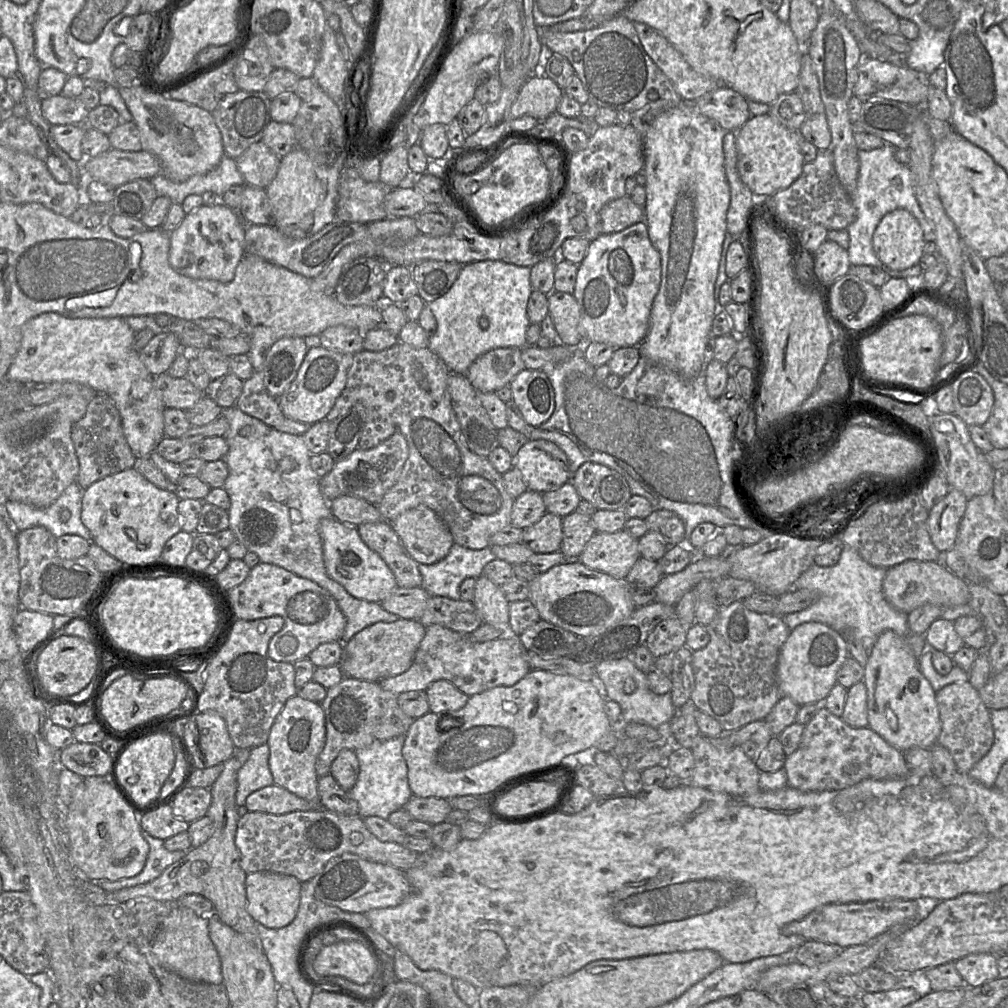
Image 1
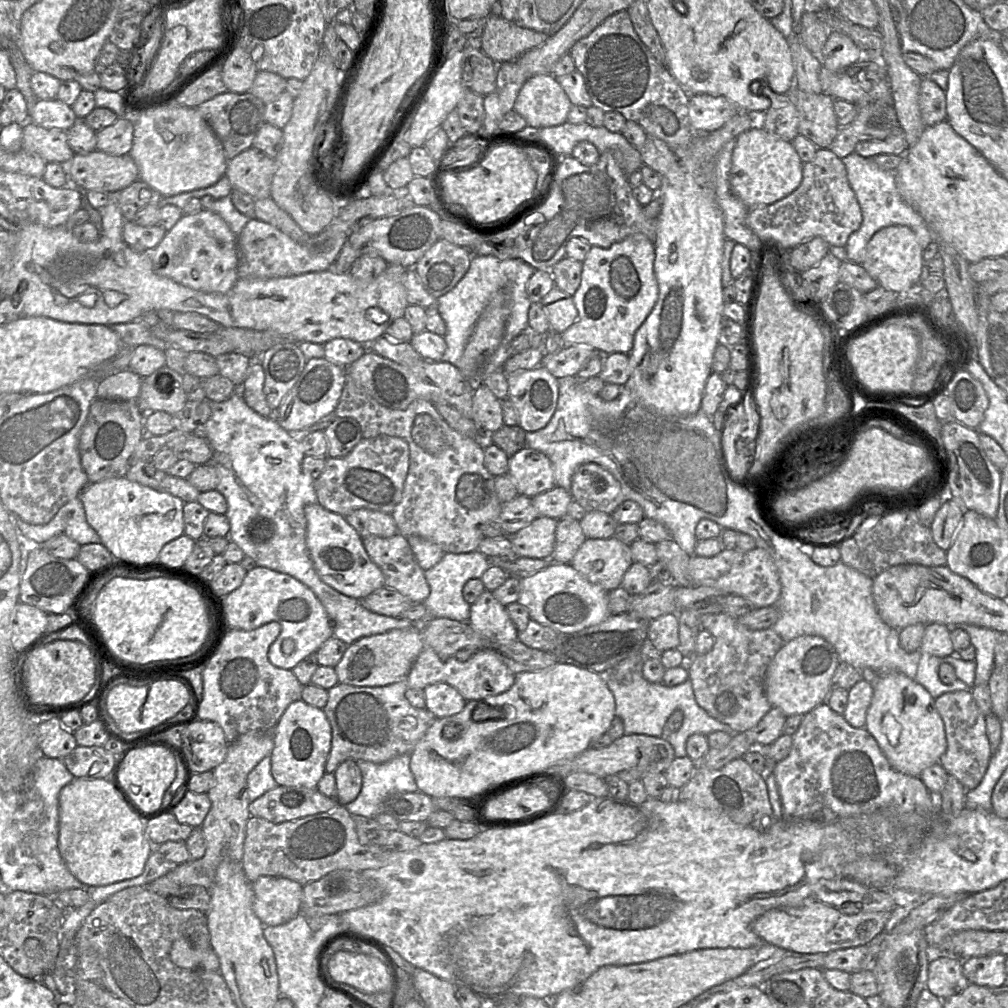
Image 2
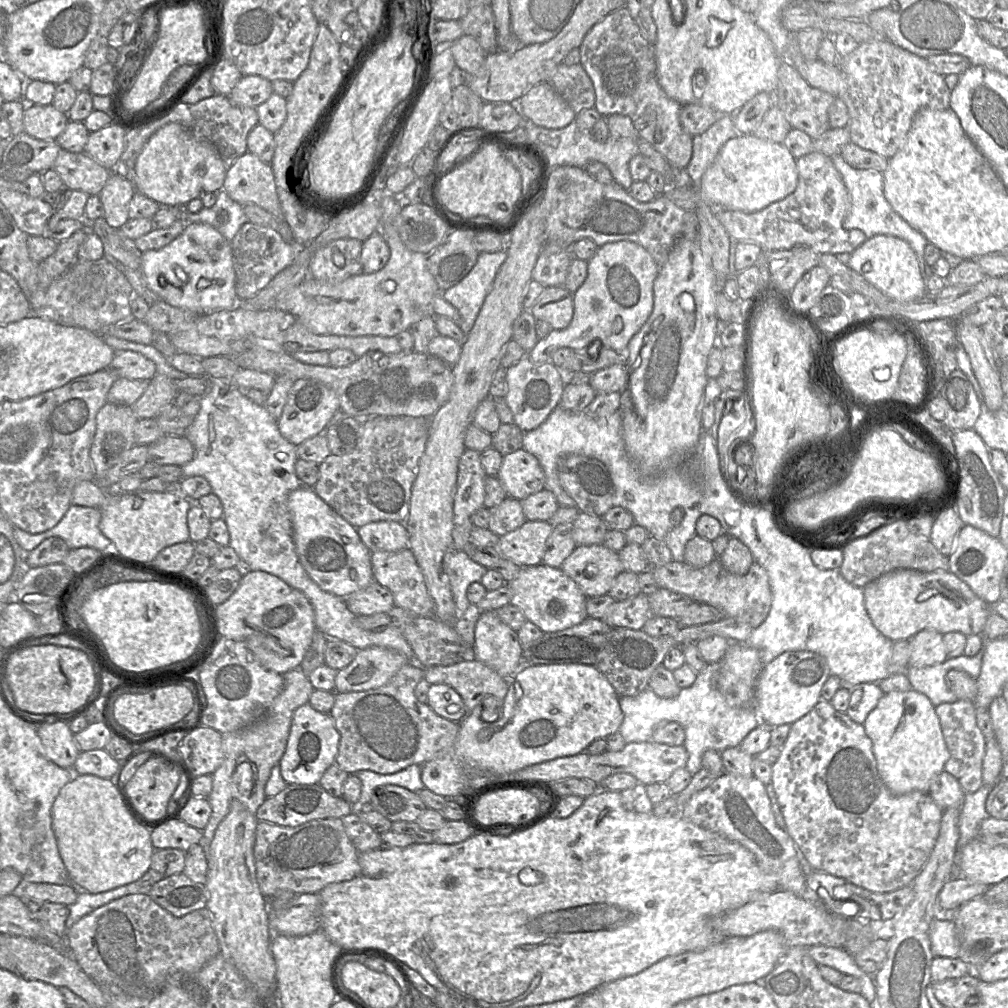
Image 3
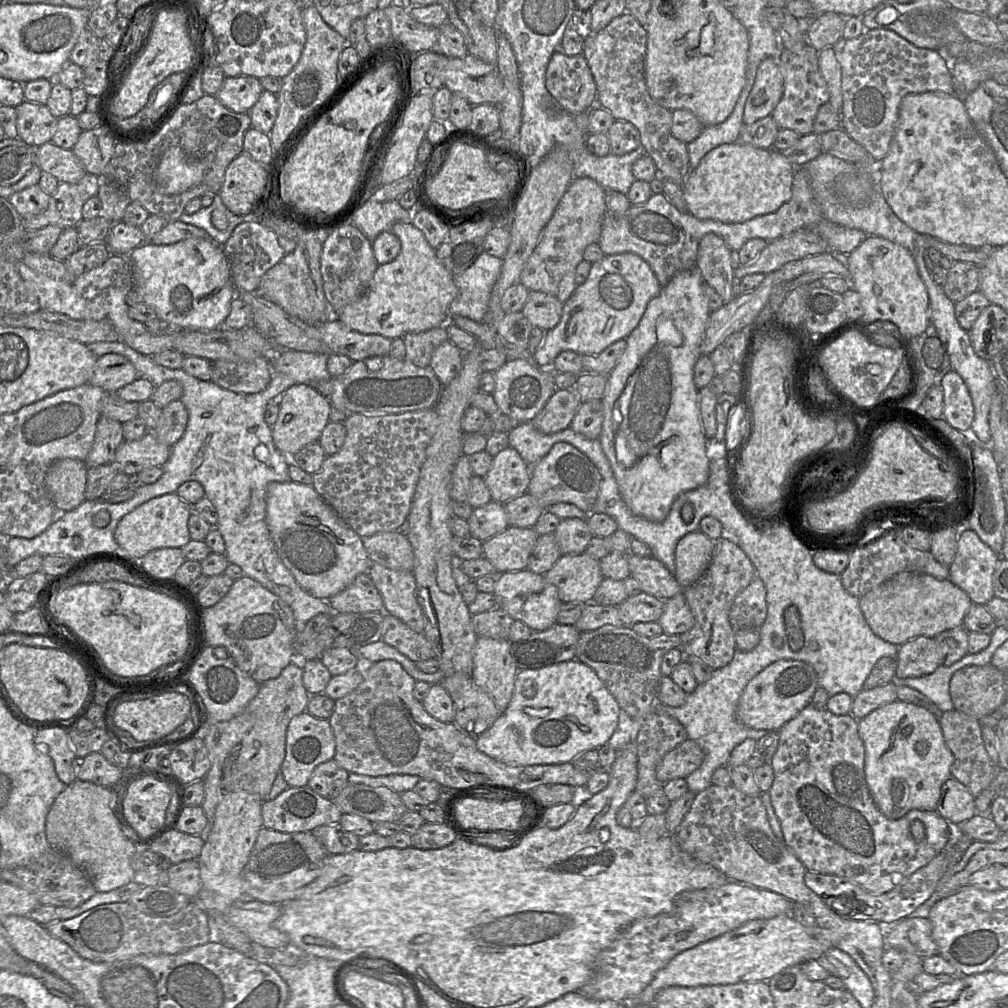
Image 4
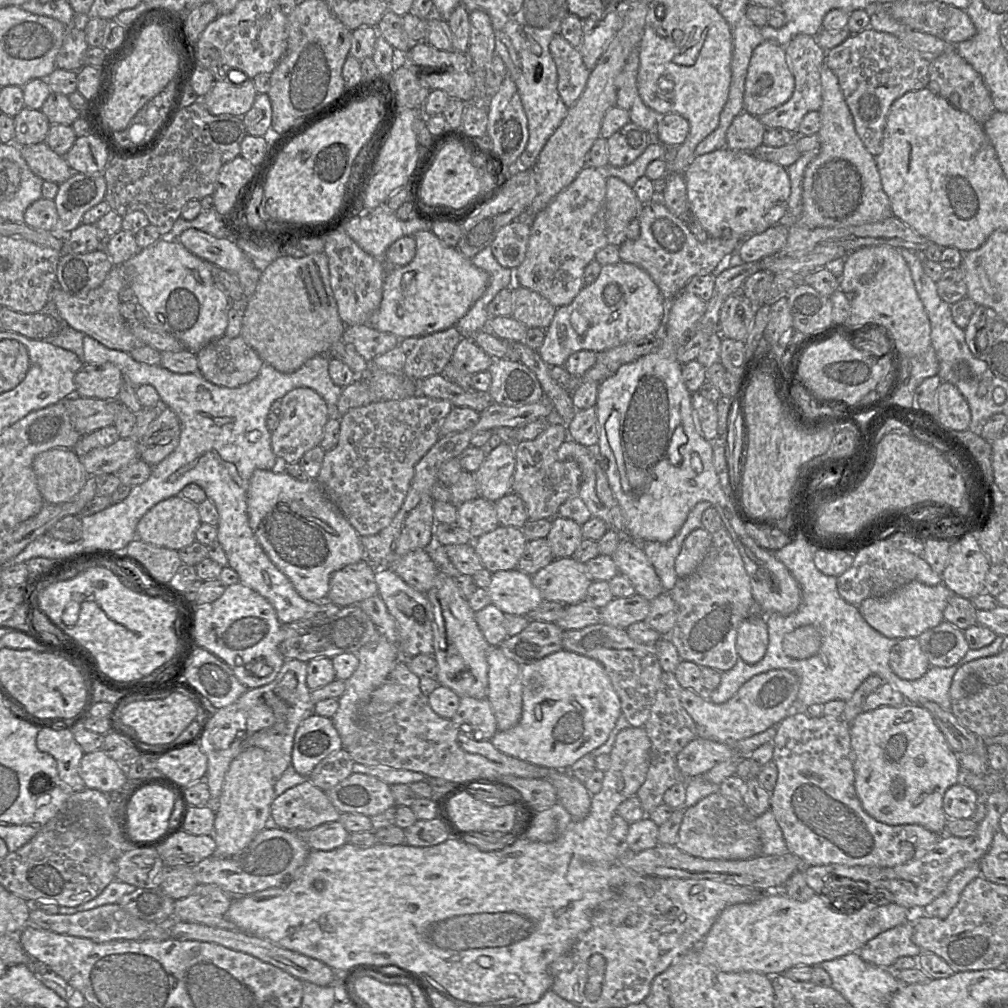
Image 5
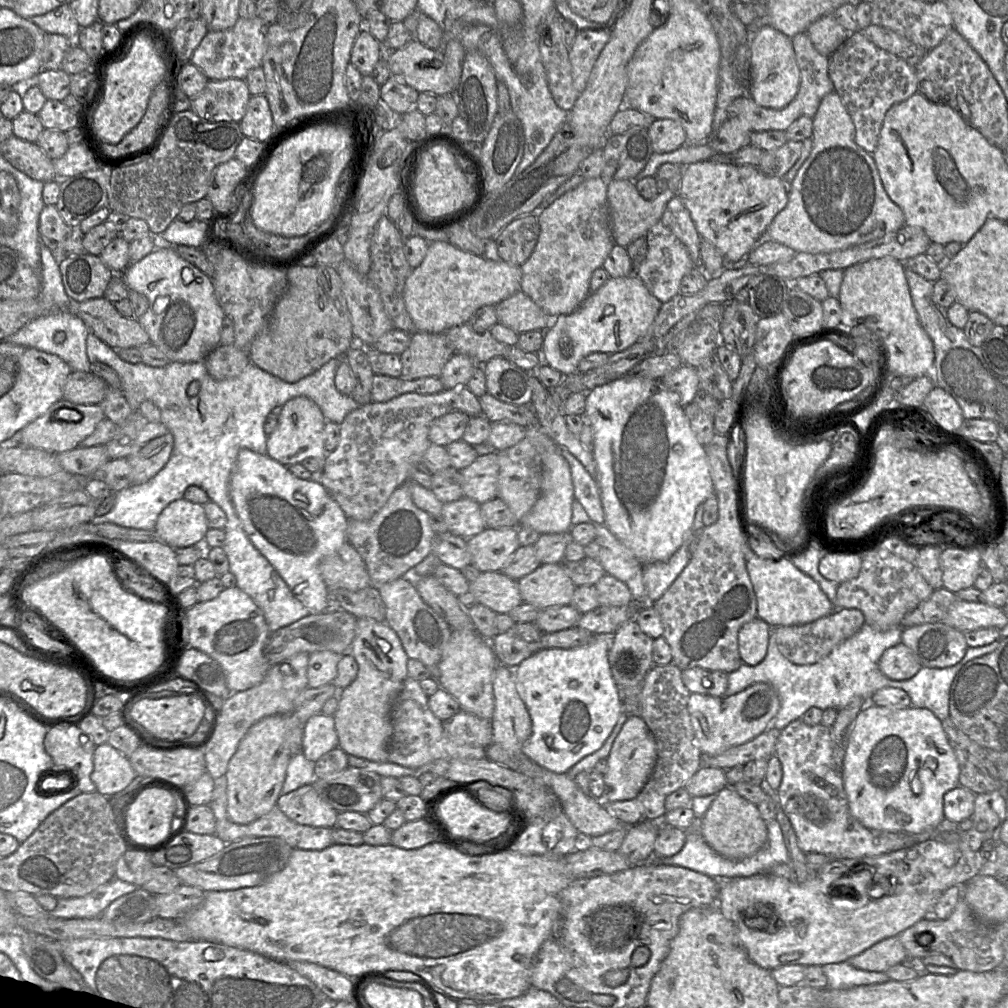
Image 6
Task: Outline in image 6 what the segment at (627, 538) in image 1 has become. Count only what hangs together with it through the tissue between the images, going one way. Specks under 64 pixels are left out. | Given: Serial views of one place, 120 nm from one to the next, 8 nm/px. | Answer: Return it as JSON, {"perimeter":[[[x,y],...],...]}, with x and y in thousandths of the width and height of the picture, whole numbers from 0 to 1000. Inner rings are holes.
{"perimeter":[[[559,559],[536,561],[529,567],[515,574],[514,581],[519,598],[529,599],[535,604],[564,600],[572,582],[562,569]]]}

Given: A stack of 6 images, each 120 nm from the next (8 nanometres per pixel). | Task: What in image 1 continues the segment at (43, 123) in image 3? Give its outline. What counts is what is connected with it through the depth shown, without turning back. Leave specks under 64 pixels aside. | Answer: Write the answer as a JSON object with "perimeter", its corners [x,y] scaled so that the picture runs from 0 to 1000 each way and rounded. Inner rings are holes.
{"perimeter":[[[62,93],[43,95],[41,108],[51,124],[83,123],[89,111],[78,97],[68,97]]]}

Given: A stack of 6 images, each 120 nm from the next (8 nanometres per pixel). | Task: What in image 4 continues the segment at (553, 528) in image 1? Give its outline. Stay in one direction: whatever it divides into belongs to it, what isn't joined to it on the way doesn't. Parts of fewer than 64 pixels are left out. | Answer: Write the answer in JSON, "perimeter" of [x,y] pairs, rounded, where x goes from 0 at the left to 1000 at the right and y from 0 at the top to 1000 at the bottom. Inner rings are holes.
{"perimeter":[[[505,522],[499,528],[478,537],[479,553],[487,558],[494,568],[523,564],[534,534],[529,523]]]}

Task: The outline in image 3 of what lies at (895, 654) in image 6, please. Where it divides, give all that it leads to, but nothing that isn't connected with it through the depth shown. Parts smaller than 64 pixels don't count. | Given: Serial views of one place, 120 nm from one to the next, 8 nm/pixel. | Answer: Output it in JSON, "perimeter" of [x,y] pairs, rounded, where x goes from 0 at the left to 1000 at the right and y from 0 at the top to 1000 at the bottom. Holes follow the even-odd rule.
{"perimeter":[[[926,624],[914,625],[903,634],[896,635],[903,636],[902,661],[921,662],[940,654],[936,629]]]}

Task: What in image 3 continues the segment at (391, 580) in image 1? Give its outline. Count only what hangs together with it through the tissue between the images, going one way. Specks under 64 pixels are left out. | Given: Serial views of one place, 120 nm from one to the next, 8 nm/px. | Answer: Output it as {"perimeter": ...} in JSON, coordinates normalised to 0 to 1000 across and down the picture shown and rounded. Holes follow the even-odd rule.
{"perimeter":[[[301,481],[290,487],[285,502],[296,554],[308,573],[319,585],[341,594],[371,576],[368,547],[358,537],[354,524],[322,499],[311,484]]]}

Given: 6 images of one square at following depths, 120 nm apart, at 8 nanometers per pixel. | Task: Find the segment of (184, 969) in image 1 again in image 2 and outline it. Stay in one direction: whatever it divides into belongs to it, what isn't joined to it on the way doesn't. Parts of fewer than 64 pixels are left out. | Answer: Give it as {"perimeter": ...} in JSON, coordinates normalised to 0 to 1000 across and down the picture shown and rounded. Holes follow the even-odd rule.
{"perimeter":[[[176,932],[169,942],[170,953],[181,961],[217,964],[218,953],[210,940],[195,941],[186,932]]]}

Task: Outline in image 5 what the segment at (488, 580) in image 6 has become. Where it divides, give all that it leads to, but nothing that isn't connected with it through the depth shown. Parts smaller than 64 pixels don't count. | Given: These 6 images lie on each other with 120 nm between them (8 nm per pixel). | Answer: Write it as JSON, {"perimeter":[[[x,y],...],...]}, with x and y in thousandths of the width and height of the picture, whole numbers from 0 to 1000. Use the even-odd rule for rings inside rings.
{"perimeter":[[[513,564],[488,568],[482,585],[488,599],[501,610],[523,611],[540,596],[528,572]]]}

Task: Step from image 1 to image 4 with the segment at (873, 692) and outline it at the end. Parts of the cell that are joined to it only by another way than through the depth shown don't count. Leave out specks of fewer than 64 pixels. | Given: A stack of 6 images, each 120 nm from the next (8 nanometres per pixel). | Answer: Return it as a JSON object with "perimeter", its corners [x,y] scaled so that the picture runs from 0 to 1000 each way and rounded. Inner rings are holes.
{"perimeter":[[[889,694],[877,698],[851,714],[851,728],[858,741],[857,769],[870,802],[883,813],[897,811],[903,804],[929,804],[934,781],[943,770],[945,747],[939,742],[932,714],[921,703]]]}

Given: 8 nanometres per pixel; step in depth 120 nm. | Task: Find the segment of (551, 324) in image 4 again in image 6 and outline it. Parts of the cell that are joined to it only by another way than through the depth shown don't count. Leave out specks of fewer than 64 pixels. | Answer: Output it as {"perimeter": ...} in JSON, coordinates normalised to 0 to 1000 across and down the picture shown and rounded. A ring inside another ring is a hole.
{"perimeter":[[[518,288],[493,302],[492,311],[494,320],[515,332],[529,327],[542,328],[548,319],[548,315]]]}

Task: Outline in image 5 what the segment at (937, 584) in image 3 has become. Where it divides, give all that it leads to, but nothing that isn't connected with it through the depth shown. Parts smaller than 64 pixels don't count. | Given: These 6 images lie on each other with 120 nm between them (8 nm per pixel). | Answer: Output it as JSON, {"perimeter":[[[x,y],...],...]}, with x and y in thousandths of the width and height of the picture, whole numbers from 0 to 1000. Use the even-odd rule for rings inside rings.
{"perimeter":[[[906,576],[889,584],[882,590],[860,593],[851,600],[858,616],[870,627],[880,633],[910,633],[916,627],[932,620],[936,606],[945,589],[937,579],[921,581]]]}

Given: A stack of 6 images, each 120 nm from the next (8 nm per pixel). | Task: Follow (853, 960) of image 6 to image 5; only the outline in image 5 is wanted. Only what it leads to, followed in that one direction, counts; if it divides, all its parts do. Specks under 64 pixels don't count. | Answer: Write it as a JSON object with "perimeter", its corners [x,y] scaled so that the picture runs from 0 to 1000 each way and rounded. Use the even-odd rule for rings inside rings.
{"perimeter":[[[903,912],[865,931],[851,945],[857,953],[883,961],[891,950],[911,950],[915,945],[914,940],[906,935],[905,927],[906,918]]]}

